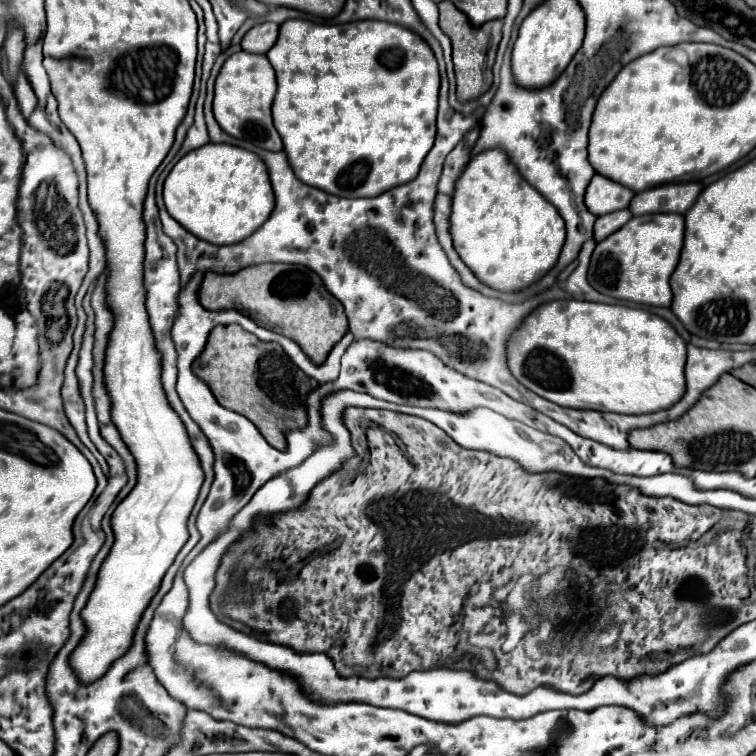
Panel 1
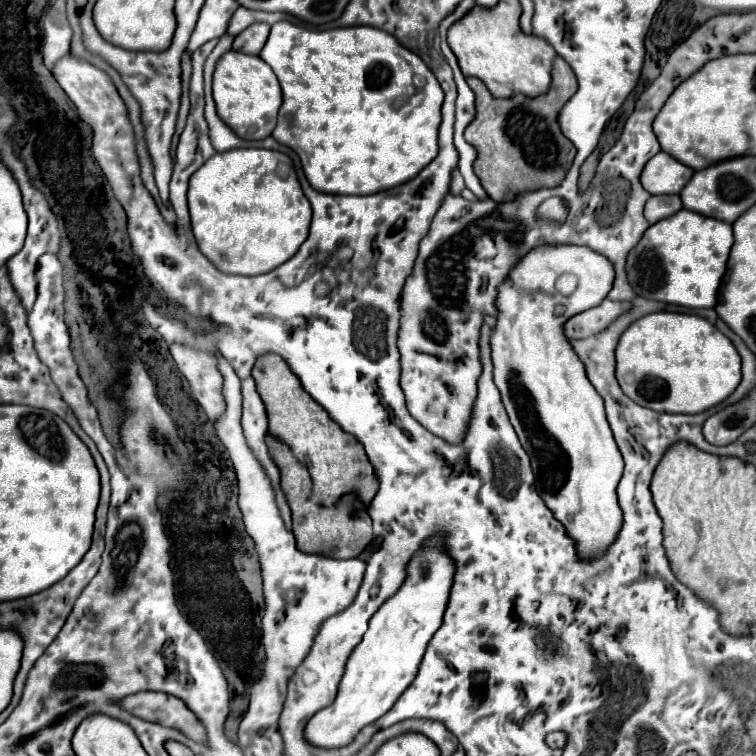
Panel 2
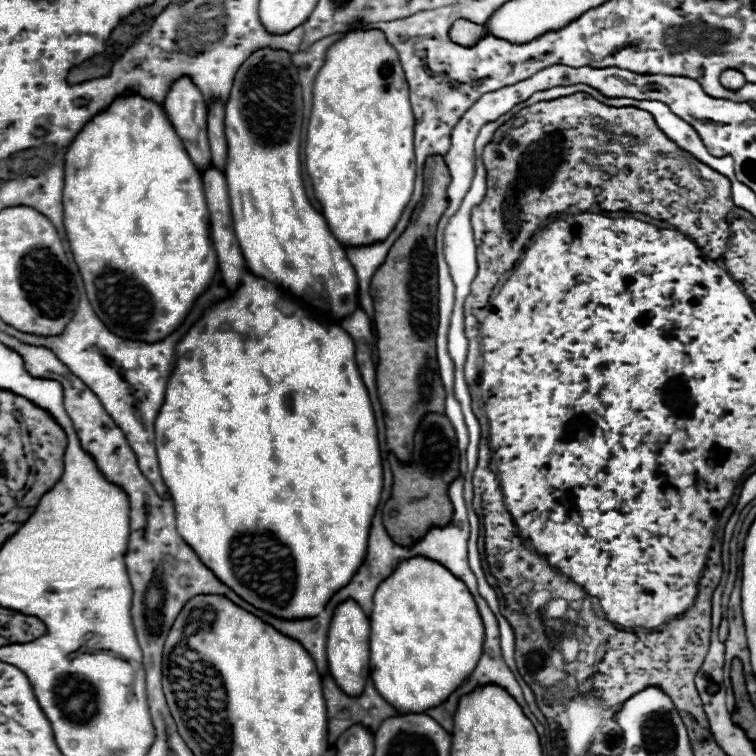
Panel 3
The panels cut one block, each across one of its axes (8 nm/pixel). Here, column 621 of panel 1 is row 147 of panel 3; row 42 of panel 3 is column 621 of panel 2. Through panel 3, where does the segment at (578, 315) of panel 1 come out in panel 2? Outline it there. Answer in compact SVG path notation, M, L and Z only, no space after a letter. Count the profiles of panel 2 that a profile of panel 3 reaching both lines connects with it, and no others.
M654 312L632 322L616 346L616 380L640 406L670 414L698 414L726 400L740 384L740 356L732 342L694 314Z

